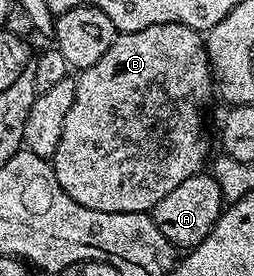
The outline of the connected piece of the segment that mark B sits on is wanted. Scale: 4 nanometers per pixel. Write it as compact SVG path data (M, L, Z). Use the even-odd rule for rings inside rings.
M155 23L155 27L143 27L143 31L118 33L117 38L107 47L103 59L99 63L91 63L91 67L80 70L75 77L75 99L71 102L71 111L67 111L67 119L63 123L63 135L59 135L59 147L53 152L51 164L55 171L55 179L59 179L59 187L75 199L75 203L83 203L83 207L91 207L91 211L107 211L108 213L149 213L183 179L191 179L191 175L202 172L210 160L209 137L205 134L205 108L209 105L209 96L215 93L215 74L209 63L207 41L198 30L187 27L183 23Z

